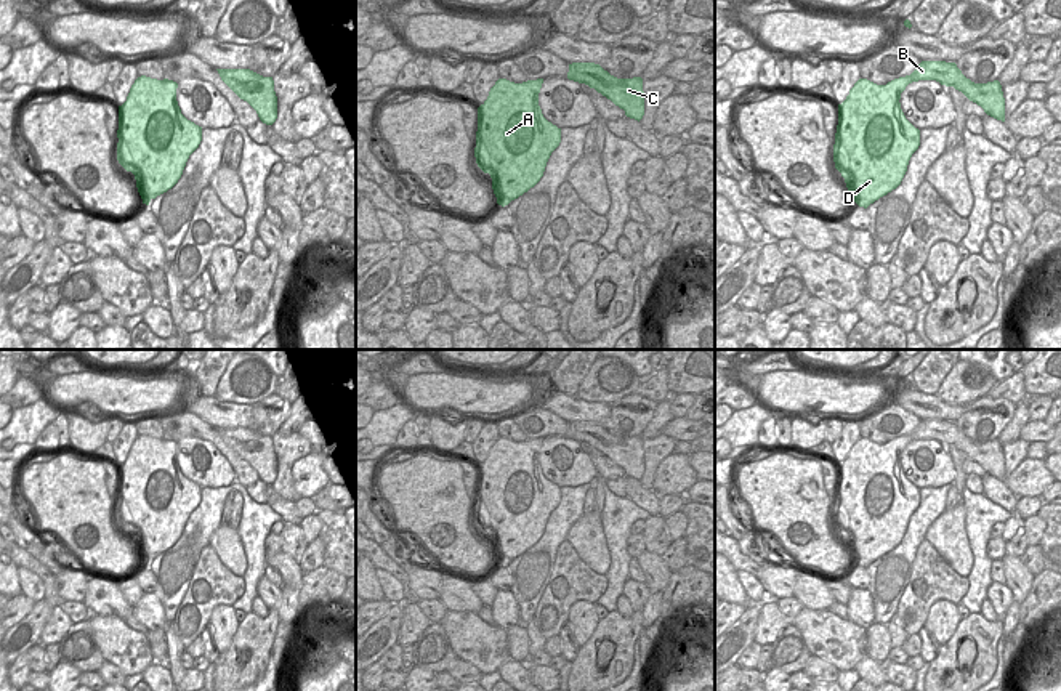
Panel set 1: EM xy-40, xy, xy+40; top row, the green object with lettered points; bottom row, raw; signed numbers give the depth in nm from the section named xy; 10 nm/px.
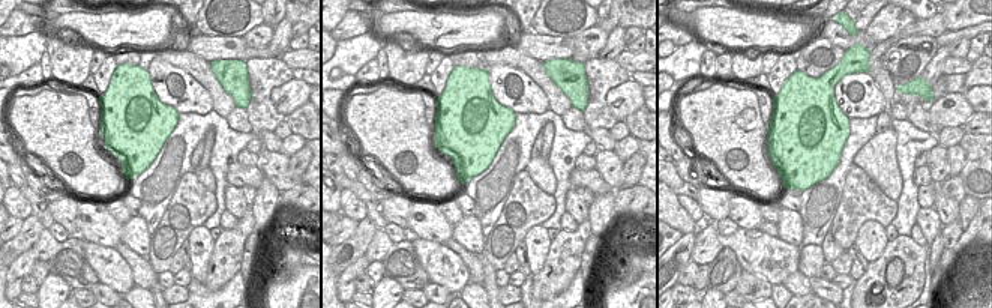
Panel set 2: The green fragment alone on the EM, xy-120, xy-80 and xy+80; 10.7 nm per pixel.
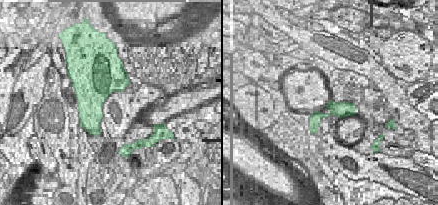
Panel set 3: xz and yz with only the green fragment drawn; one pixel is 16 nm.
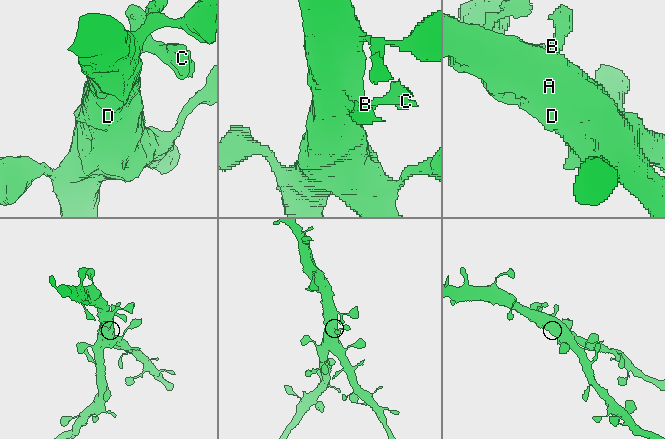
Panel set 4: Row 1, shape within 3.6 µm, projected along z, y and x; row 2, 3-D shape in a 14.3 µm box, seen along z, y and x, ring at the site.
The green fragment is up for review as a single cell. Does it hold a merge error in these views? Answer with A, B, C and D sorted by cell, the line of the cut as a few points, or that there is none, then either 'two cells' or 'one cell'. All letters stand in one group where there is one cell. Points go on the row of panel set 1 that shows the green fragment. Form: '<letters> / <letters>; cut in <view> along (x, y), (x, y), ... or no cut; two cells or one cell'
A B C D; no cut; one cell

